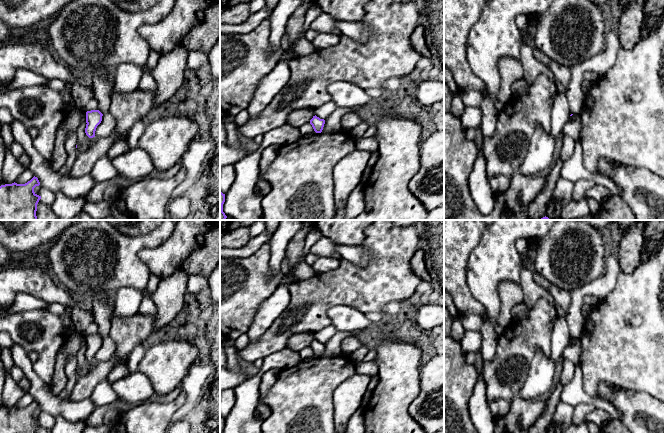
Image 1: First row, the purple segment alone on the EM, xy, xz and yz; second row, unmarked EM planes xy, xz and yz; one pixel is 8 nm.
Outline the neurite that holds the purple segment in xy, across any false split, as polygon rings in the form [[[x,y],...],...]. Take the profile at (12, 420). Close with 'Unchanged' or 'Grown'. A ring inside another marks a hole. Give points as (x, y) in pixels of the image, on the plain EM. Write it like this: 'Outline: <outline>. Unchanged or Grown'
Outline: [[[33,401],[25,408],[5,408],[0,410],[0,433],[37,433],[37,428],[41,420],[34,416],[34,412],[39,410],[40,406],[37,401]]]. Unchanged

